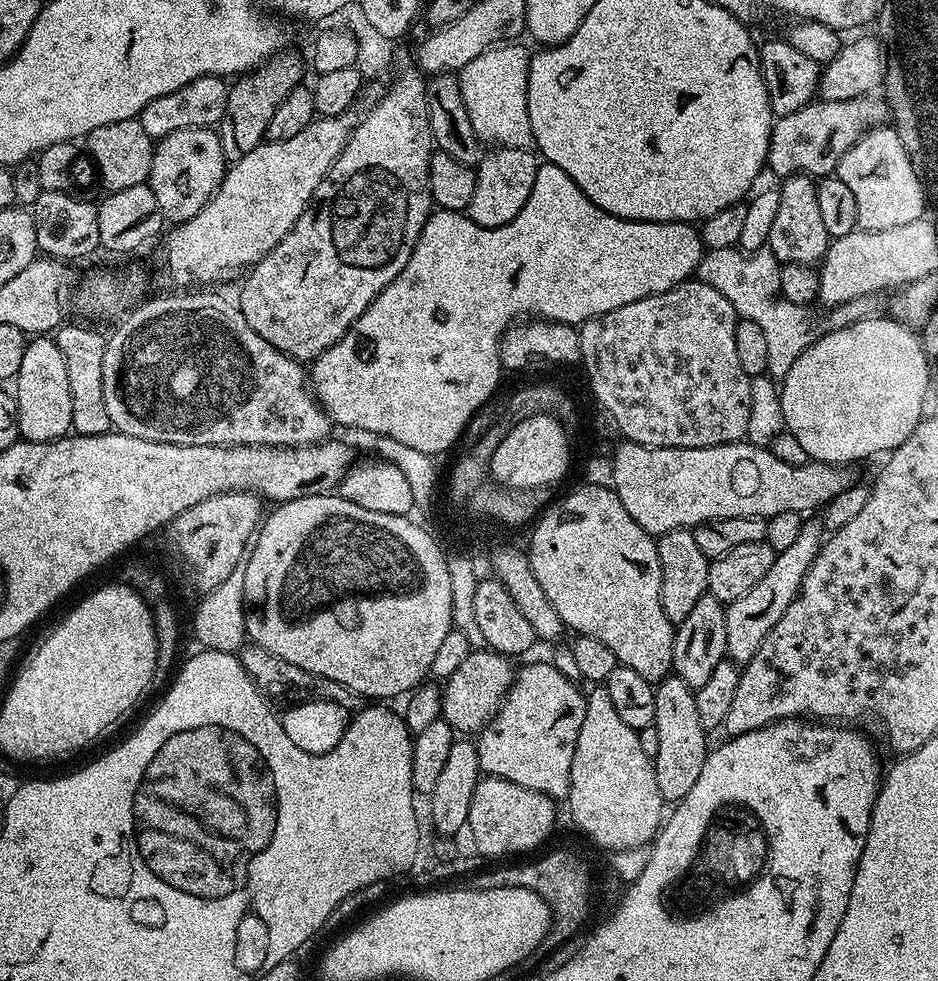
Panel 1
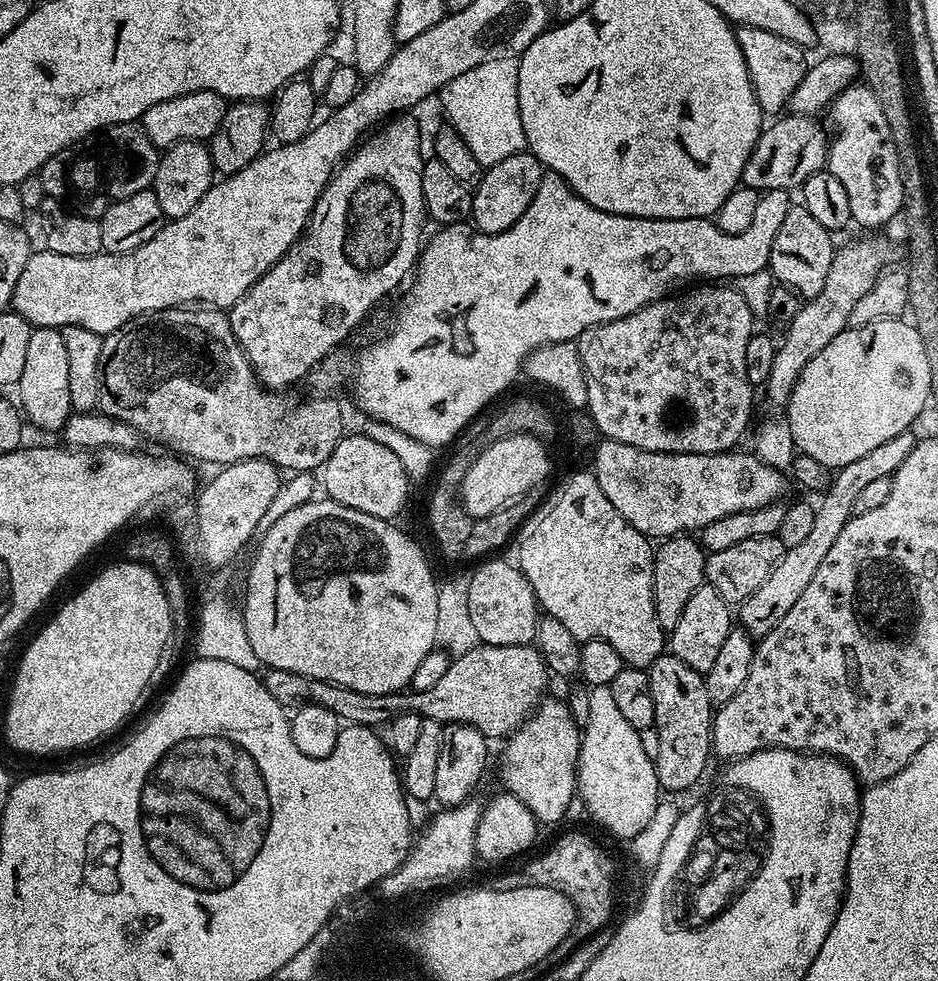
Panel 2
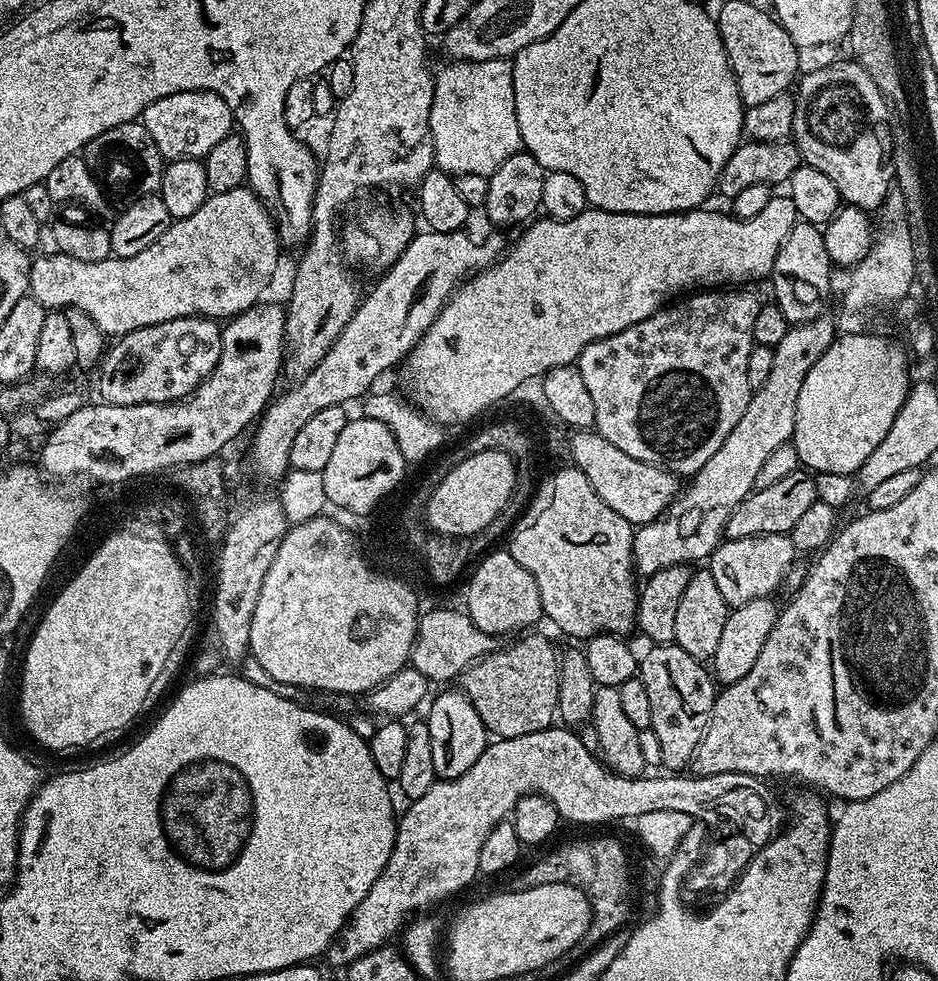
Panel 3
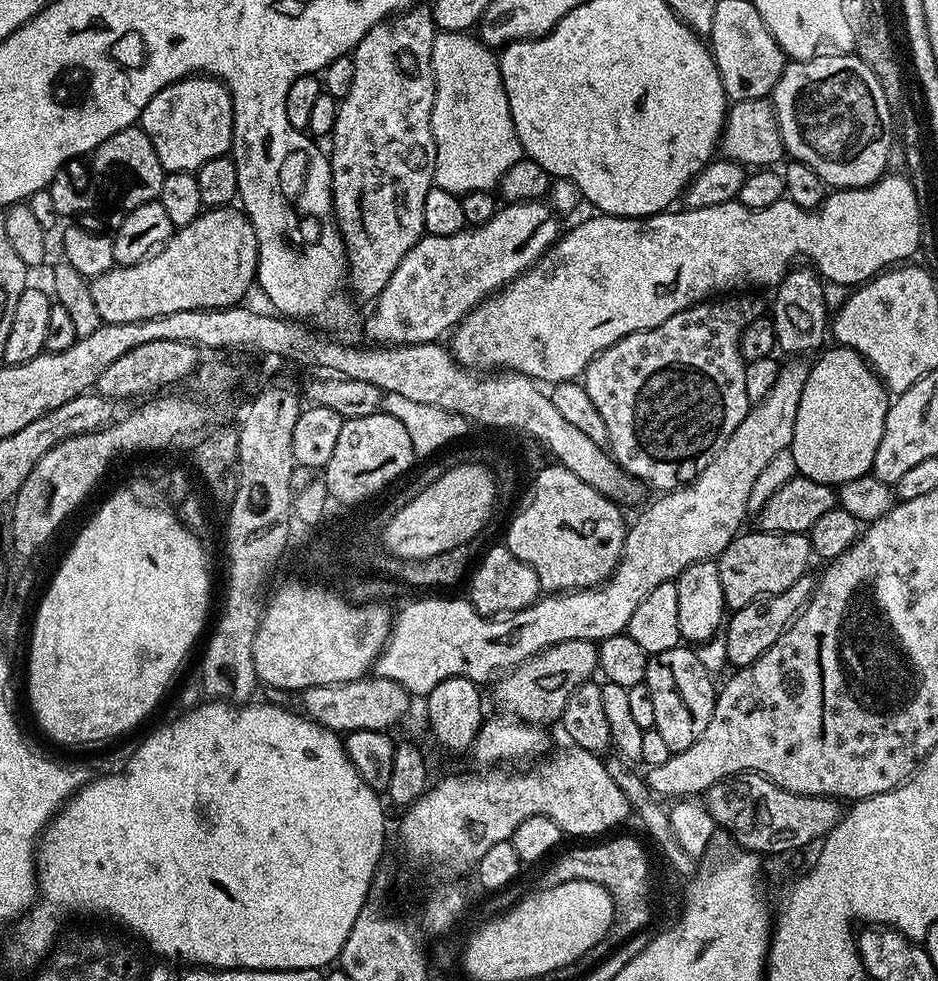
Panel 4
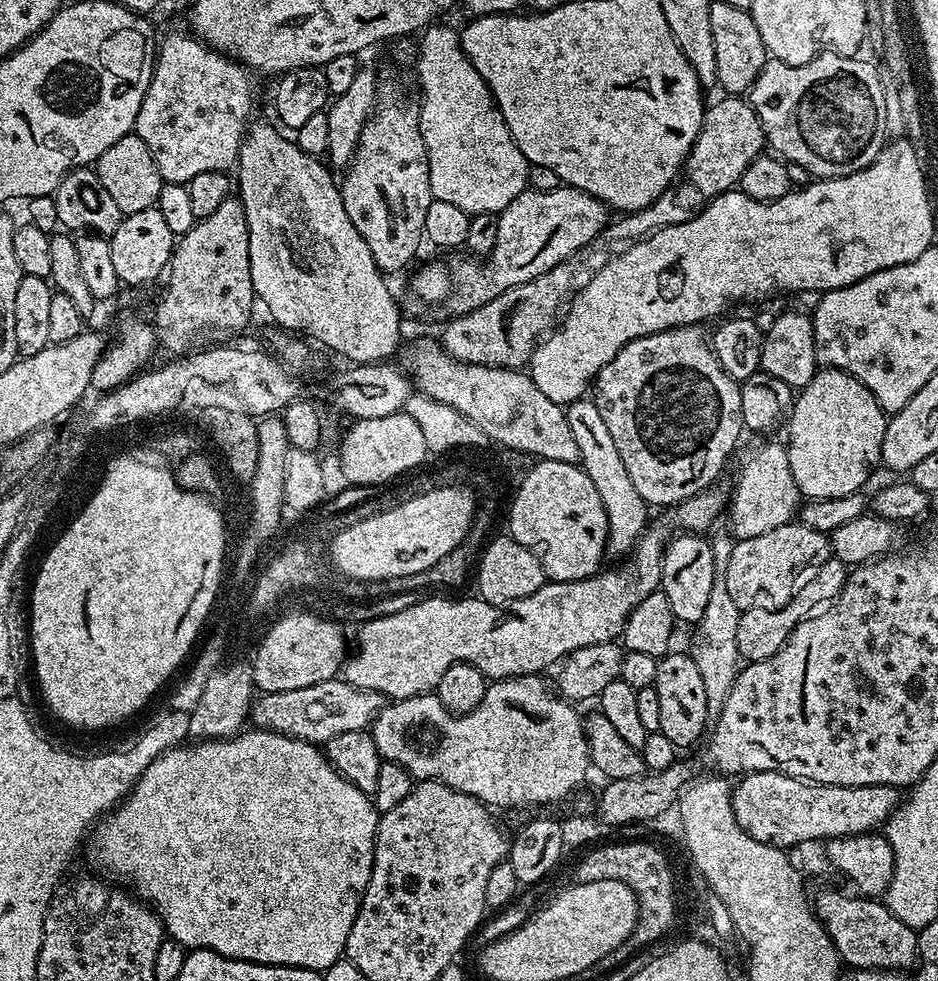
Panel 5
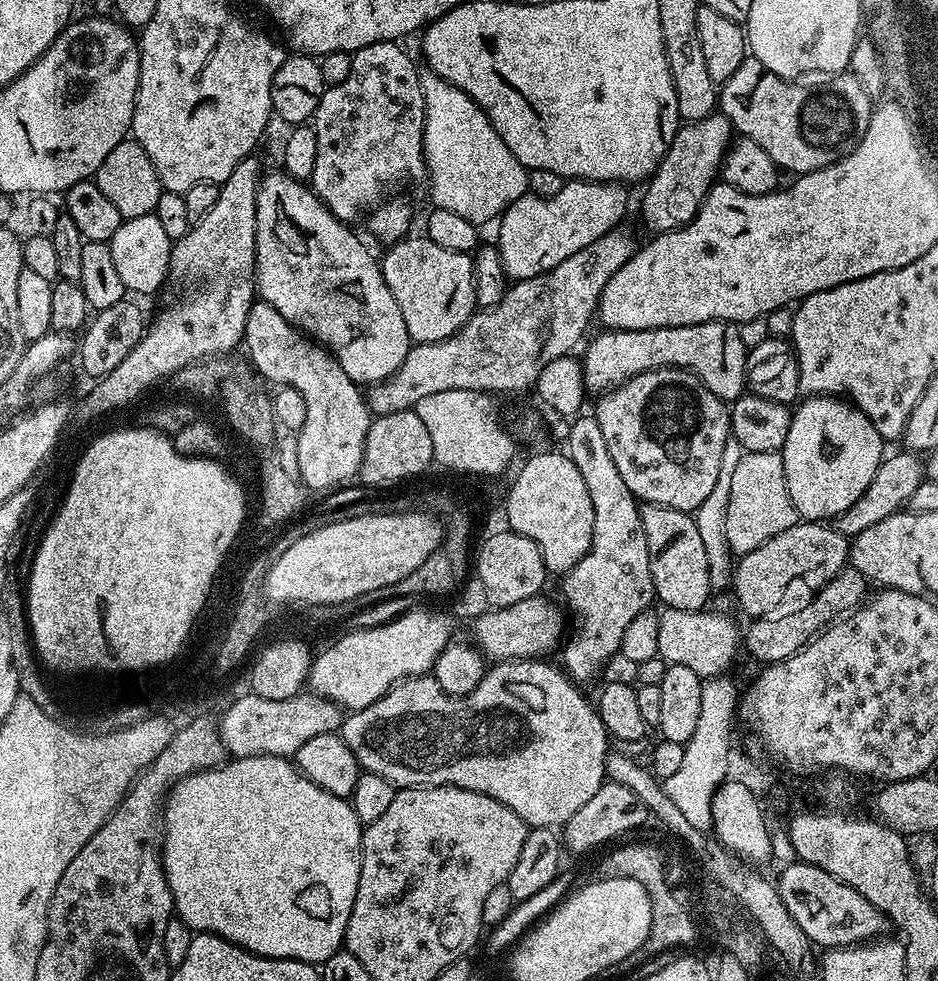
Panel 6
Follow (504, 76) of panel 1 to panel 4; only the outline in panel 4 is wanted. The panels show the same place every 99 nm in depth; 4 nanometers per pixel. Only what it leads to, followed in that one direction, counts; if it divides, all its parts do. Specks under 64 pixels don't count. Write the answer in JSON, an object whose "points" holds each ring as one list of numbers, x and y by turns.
{"points":[[437,31,432,47,434,70,434,110,432,133,436,143,435,187,462,197,468,192,492,192,501,178,524,156,518,134,514,130,514,118,510,118,510,102,506,102,506,90,502,86,500,61,497,53,468,32]]}

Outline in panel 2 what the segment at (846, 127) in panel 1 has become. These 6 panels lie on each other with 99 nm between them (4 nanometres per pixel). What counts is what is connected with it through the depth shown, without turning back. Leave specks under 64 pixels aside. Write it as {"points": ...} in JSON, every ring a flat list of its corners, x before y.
{"points":[[791,114,781,115,772,125,765,127,760,133,758,142,750,154,750,158,744,167,742,184,745,188,757,188,761,194,770,190,789,190,799,189,804,184,808,176,819,172,825,167,828,158,828,146,830,143,829,133,824,133,824,128,819,124,819,119,811,116,793,116]]}

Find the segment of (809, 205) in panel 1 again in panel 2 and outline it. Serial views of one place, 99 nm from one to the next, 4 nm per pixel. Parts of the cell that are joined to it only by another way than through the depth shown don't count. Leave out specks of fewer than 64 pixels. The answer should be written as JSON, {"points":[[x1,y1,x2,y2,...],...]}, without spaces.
{"points":[[803,206,789,207,786,218,782,218,782,226,778,226,778,234,774,234,774,246,770,246,768,268,773,281,777,285,791,288,804,300,814,299,822,291,826,274,830,271,834,251,832,238,833,233,816,222,809,210]]}

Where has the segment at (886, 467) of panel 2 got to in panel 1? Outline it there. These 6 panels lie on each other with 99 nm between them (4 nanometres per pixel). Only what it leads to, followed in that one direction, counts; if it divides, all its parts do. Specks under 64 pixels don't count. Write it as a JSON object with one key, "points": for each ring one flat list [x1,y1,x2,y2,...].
{"points":[[816,518,805,519,797,540,788,549,777,552,774,566,770,566,769,572,762,577,762,582,758,582,754,590,742,594,742,598,726,605,726,656,733,664,743,666,750,662,750,658,754,658,754,654,758,654,766,634,770,634,778,618,786,614,786,606,790,606,790,602,794,602,794,598,800,593,806,570,810,570,826,539,821,521,812,519]]}

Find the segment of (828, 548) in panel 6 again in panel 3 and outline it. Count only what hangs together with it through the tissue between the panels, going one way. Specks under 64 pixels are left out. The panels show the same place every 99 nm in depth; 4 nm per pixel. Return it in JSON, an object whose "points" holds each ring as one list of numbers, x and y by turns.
{"points":[[762,534,733,540,725,538,708,557,706,570,714,574,714,583,718,585,722,598,726,598,729,609,734,609,746,602,771,597,772,591,787,581,796,559,798,553,788,534]]}

